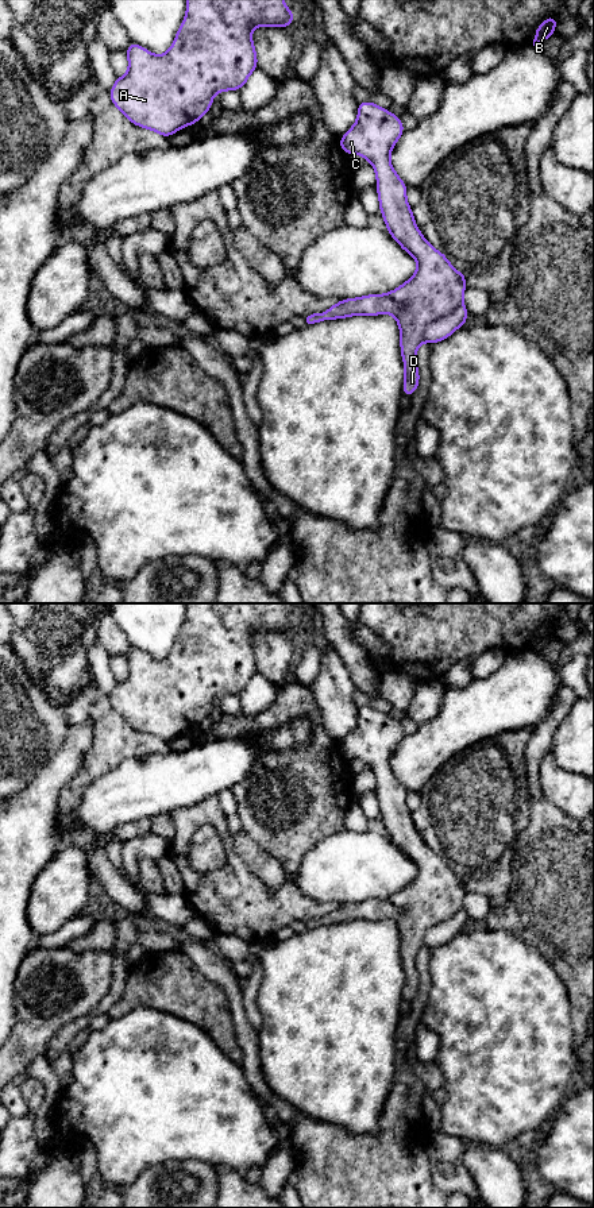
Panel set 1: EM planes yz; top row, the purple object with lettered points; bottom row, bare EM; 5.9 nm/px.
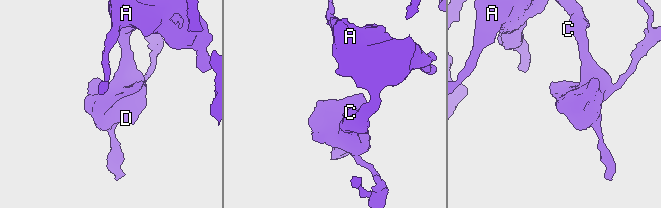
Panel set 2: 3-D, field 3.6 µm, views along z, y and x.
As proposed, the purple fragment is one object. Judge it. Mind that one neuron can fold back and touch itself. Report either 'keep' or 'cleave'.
keep

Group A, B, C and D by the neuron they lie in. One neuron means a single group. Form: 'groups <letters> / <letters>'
groups A B C D

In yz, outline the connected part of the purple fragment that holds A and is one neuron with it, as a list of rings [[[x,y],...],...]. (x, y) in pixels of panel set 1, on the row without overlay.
[[[186,603],[186,620],[173,649],[163,660],[155,660],[135,647],[127,652],[128,676],[116,682],[109,696],[113,710],[135,730],[170,742],[184,732],[197,727],[211,715],[217,696],[239,695],[258,672],[251,636],[259,630],[292,632],[294,617],[284,603]]]

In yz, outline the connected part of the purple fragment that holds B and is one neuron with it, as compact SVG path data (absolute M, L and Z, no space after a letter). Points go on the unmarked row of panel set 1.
M551 620L548 621L535 636L533 651L536 652L539 648L551 642L556 636L558 622Z

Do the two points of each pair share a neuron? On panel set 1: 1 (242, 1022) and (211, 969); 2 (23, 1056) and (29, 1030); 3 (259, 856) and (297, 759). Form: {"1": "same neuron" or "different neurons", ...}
{"1": "same neuron", "2": "same neuron", "3": "different neurons"}

